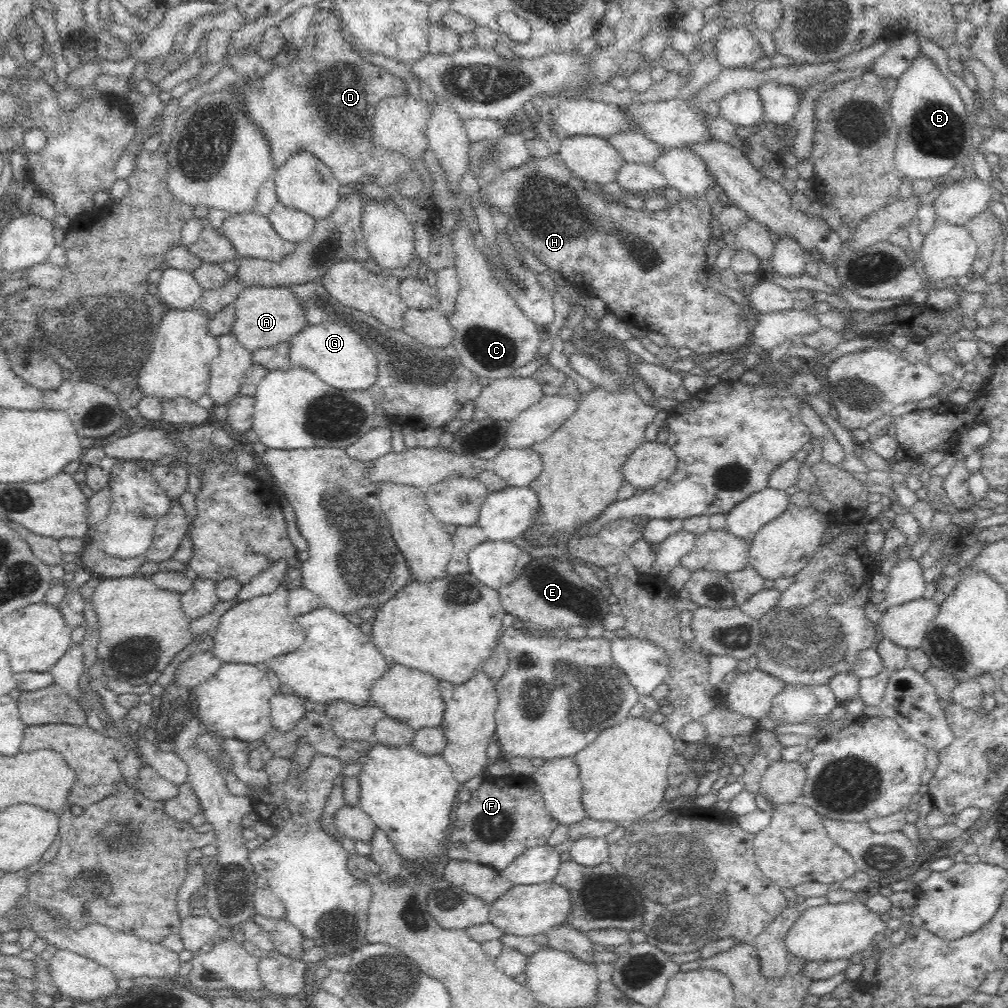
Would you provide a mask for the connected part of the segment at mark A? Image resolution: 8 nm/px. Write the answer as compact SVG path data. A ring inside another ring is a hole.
M250 286L240 294L240 297L234 302L235 322L232 327L231 334L246 348L251 354L256 350L264 350L264 348L274 348L278 344L289 343L298 332L302 332L307 325L305 308L297 298L293 290L293 286L272 286L265 288L264 286Z

